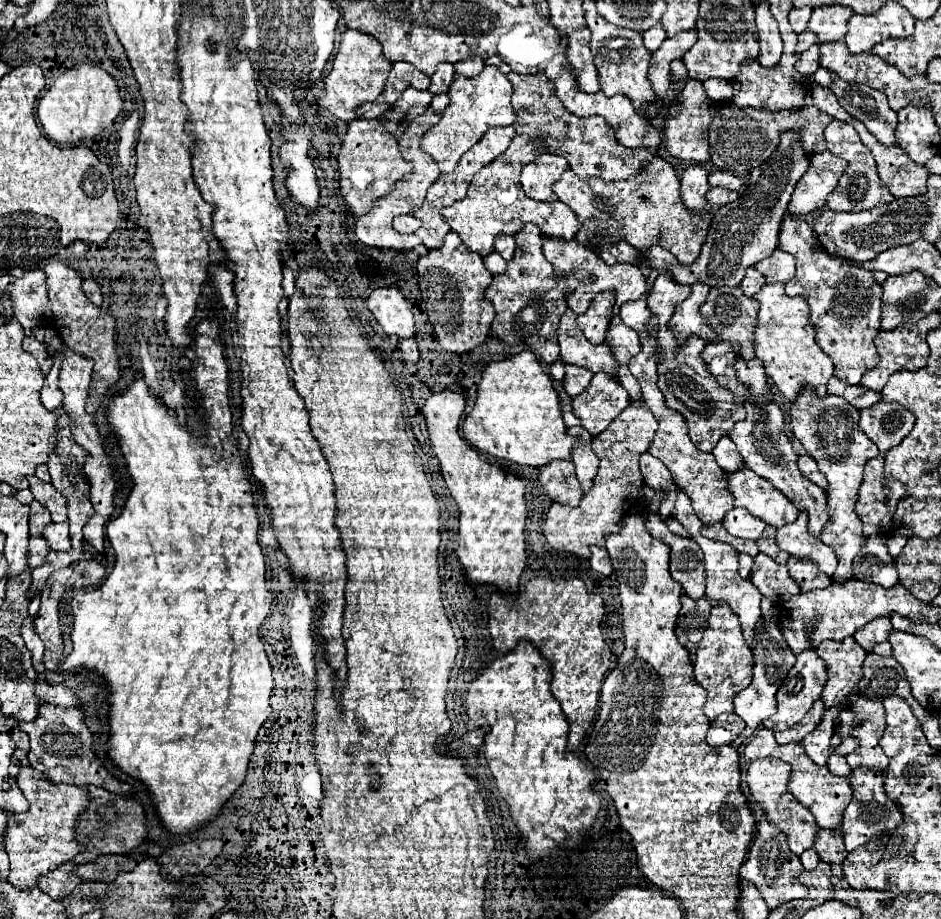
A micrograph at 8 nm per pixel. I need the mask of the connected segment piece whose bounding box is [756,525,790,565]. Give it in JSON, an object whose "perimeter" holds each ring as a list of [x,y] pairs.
{"perimeter":[[[766,525],[764,535],[756,541],[756,543],[758,543],[758,549],[760,549],[762,553],[770,555],[776,563],[784,563],[784,565],[786,565],[786,563],[788,563],[788,559],[790,559],[790,555],[778,547],[778,543],[776,543],[776,537],[774,537],[774,535],[776,535],[776,527]]]}

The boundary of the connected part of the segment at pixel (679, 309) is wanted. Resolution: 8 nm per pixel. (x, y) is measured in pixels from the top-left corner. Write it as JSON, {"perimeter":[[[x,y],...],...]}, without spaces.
{"perimeter":[[[692,285],[692,295],[676,305],[674,317],[670,321],[676,339],[680,339],[680,343],[684,343],[688,337],[698,335],[706,341],[720,341],[718,335],[710,329],[710,325],[706,323],[706,319],[700,315],[700,305],[704,303],[704,297],[708,295],[710,287],[704,285]]]}

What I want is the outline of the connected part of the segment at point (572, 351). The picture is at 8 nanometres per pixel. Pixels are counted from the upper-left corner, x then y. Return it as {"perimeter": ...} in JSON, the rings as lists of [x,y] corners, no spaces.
{"perimeter":[[[566,309],[566,313],[560,319],[560,357],[564,363],[588,367],[594,373],[596,371],[610,371],[612,377],[616,377],[616,359],[612,357],[608,343],[592,345],[580,331],[576,323],[576,313],[572,309]]]}

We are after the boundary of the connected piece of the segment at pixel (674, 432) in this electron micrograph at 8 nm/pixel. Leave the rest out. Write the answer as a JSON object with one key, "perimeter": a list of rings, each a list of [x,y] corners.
{"perimeter":[[[642,295],[638,301],[630,301],[624,303],[620,307],[620,319],[632,327],[634,331],[640,333],[642,339],[642,351],[630,361],[630,371],[632,375],[640,381],[642,387],[642,397],[646,407],[654,413],[656,421],[658,421],[658,429],[656,435],[652,439],[652,447],[650,447],[650,455],[660,459],[668,471],[672,473],[672,479],[678,483],[678,487],[682,487],[690,501],[692,507],[696,511],[696,515],[706,523],[706,527],[714,527],[720,525],[724,521],[724,515],[734,509],[732,505],[732,495],[726,489],[726,479],[724,479],[724,471],[718,467],[716,459],[712,453],[704,453],[698,447],[694,447],[692,439],[688,437],[688,427],[684,423],[684,417],[678,411],[672,411],[666,407],[664,403],[664,395],[662,391],[656,387],[656,359],[654,359],[654,347],[656,347],[656,337],[652,337],[650,327],[652,327],[652,315],[648,315],[648,307],[646,307],[646,295]]]}

